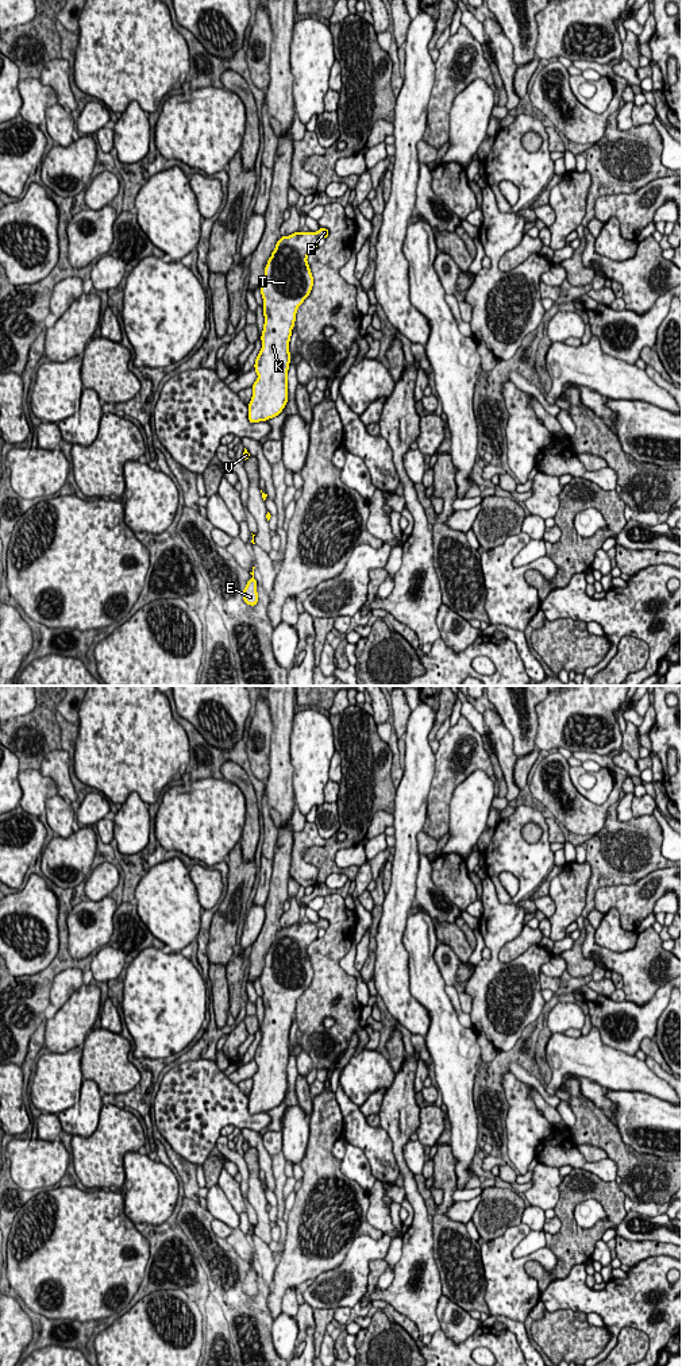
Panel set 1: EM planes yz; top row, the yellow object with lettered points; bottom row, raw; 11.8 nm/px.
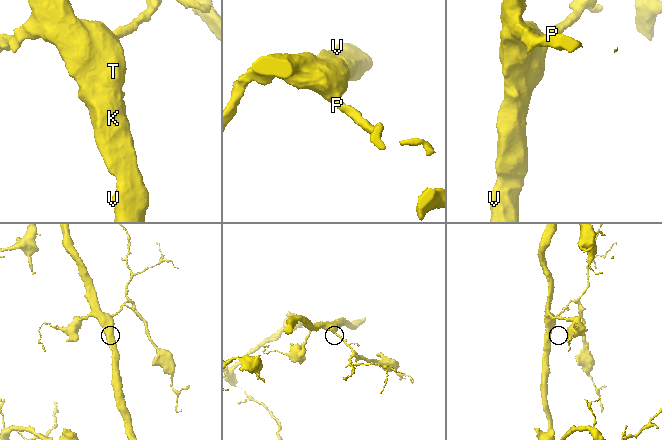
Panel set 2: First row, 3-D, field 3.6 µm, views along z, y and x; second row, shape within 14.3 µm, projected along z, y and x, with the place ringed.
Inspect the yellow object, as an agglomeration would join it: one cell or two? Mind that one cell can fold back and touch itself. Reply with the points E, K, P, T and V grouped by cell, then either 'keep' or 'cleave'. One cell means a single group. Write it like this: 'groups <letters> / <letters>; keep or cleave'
groups E K P T V; keep

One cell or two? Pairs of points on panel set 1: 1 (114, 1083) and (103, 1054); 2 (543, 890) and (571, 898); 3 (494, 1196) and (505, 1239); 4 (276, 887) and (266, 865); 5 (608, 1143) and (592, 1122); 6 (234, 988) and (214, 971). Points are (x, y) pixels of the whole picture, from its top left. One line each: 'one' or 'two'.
1: one
2: two
3: two
4: two
5: one
6: two

